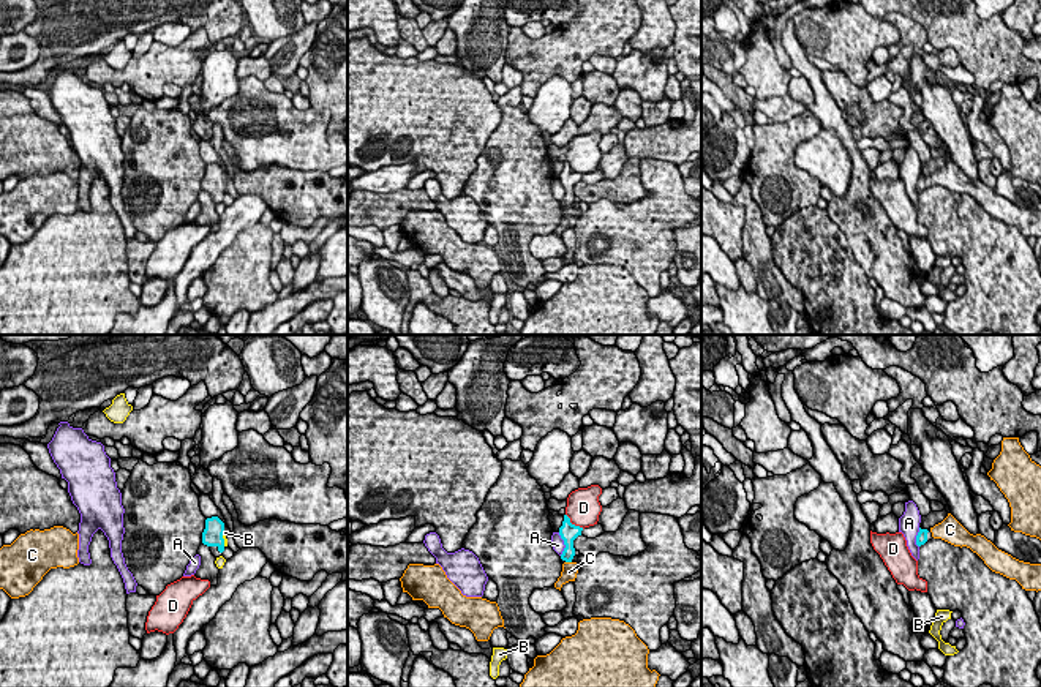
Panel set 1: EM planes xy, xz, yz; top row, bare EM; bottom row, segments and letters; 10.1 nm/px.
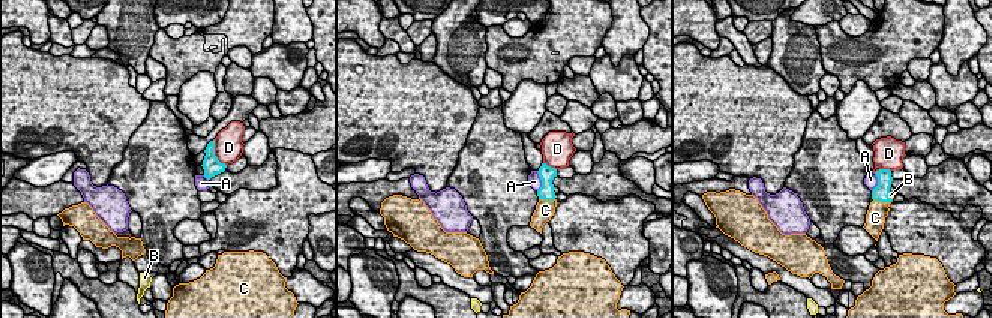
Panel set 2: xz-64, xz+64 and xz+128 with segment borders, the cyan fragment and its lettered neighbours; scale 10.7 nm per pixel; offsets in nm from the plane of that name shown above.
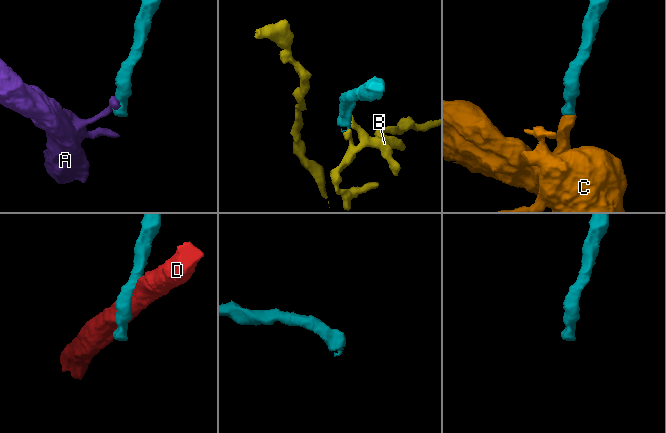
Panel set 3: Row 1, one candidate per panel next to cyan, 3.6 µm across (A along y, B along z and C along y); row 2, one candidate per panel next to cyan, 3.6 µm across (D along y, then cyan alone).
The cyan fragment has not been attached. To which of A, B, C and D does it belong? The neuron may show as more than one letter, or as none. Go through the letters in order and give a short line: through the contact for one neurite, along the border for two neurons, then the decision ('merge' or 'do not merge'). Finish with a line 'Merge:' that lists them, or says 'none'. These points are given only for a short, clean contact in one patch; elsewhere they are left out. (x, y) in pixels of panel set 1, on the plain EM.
A: do not merge
B: do not merge
C: line xz (567, 201), (569, 207), (569, 218); merge
D: do not merge
Merge: C

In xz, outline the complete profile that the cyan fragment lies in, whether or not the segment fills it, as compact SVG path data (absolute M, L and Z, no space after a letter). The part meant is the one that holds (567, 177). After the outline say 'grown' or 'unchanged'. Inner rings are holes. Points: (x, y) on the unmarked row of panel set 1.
M564 161L562 172L559 174L559 182L564 186L564 191L566 191L566 194L561 201L561 205L564 207L564 210L562 210L561 223L554 229L554 234L559 235L559 237L566 229L575 227L575 224L577 224L578 210L572 207L573 202L575 202L573 186L578 182L581 182L581 177L583 177L583 174L572 171L570 164L567 161Z; grown

